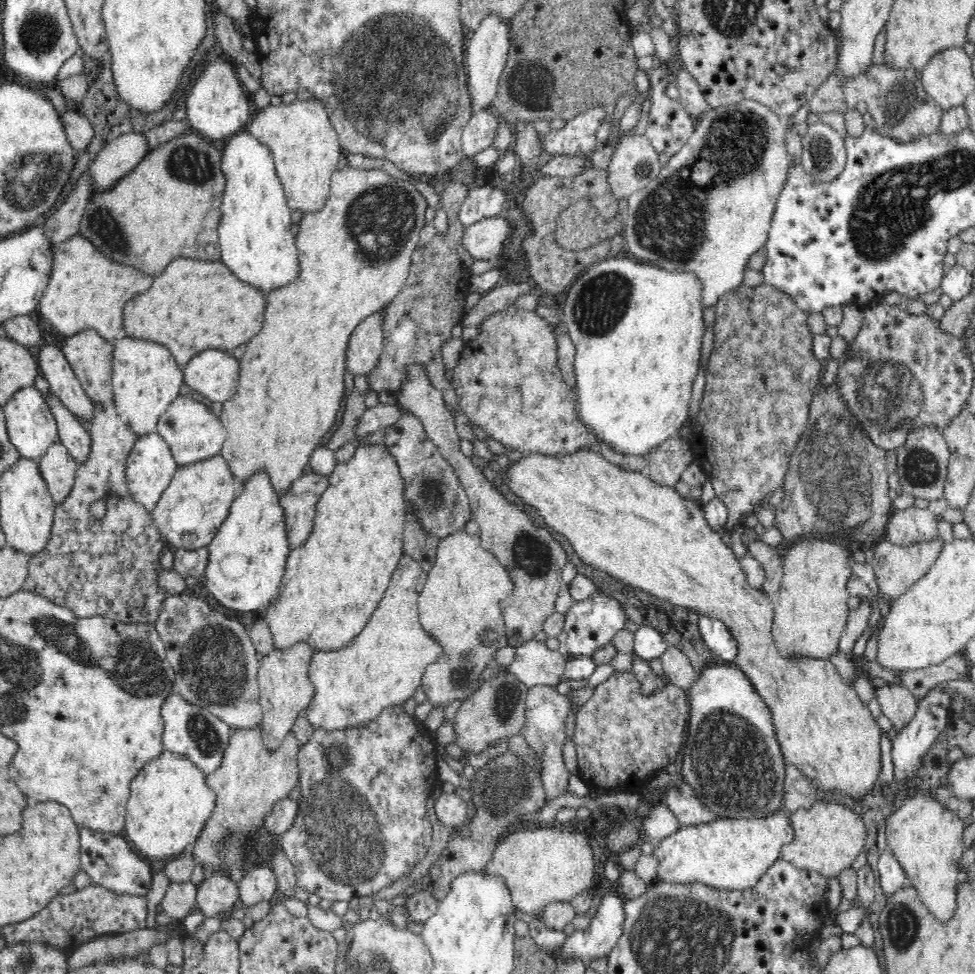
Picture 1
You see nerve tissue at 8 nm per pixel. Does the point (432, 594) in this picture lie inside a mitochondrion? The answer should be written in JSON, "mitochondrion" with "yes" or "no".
{"mitochondrion":"no"}

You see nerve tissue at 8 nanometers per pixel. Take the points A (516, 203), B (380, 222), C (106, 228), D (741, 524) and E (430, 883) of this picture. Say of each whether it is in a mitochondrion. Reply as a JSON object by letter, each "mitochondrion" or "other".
{"A":"other","B":"mitochondrion","C":"mitochondrion","D":"other","E":"other"}

